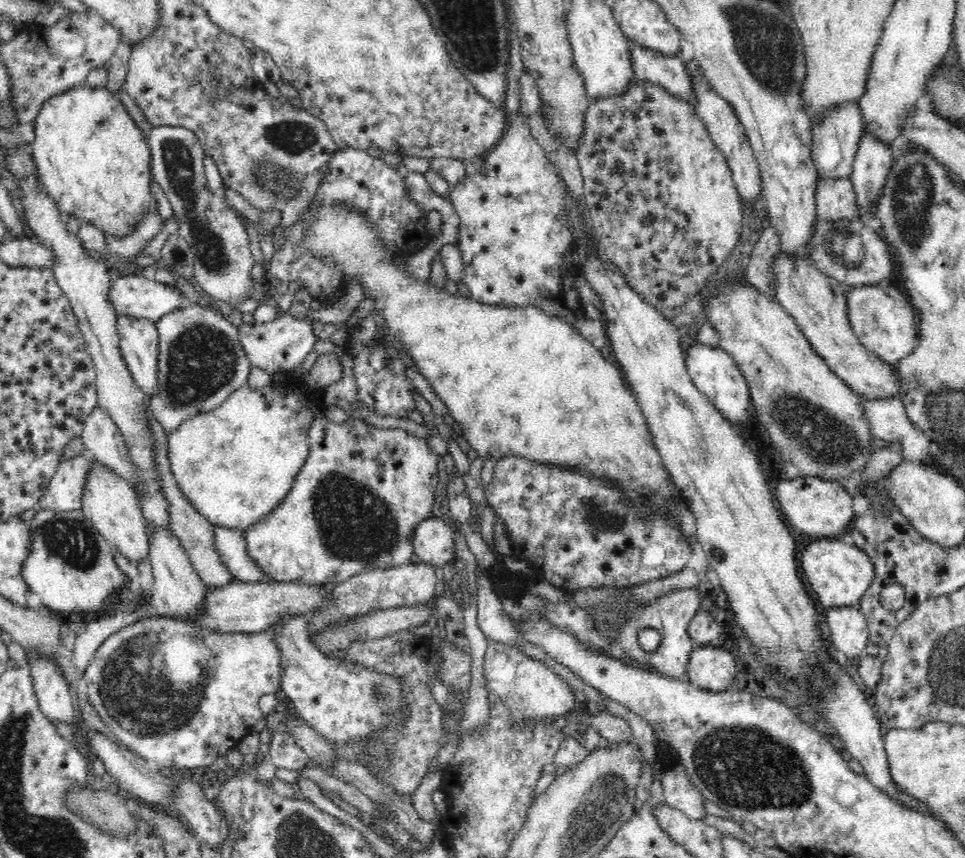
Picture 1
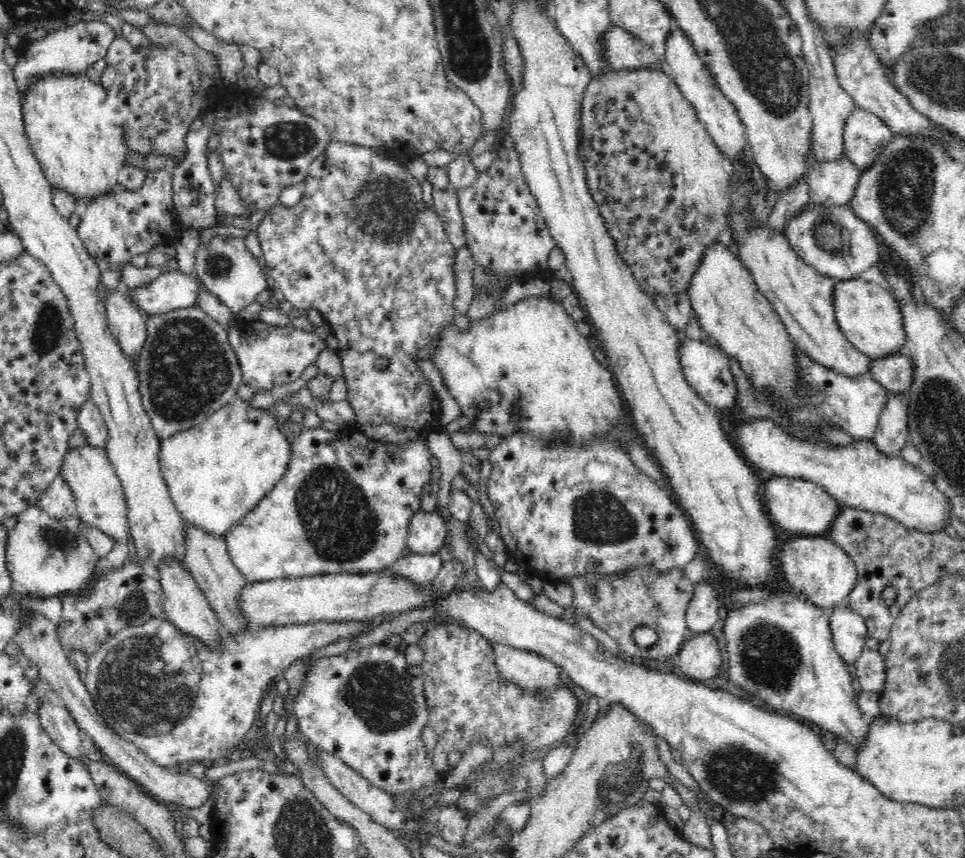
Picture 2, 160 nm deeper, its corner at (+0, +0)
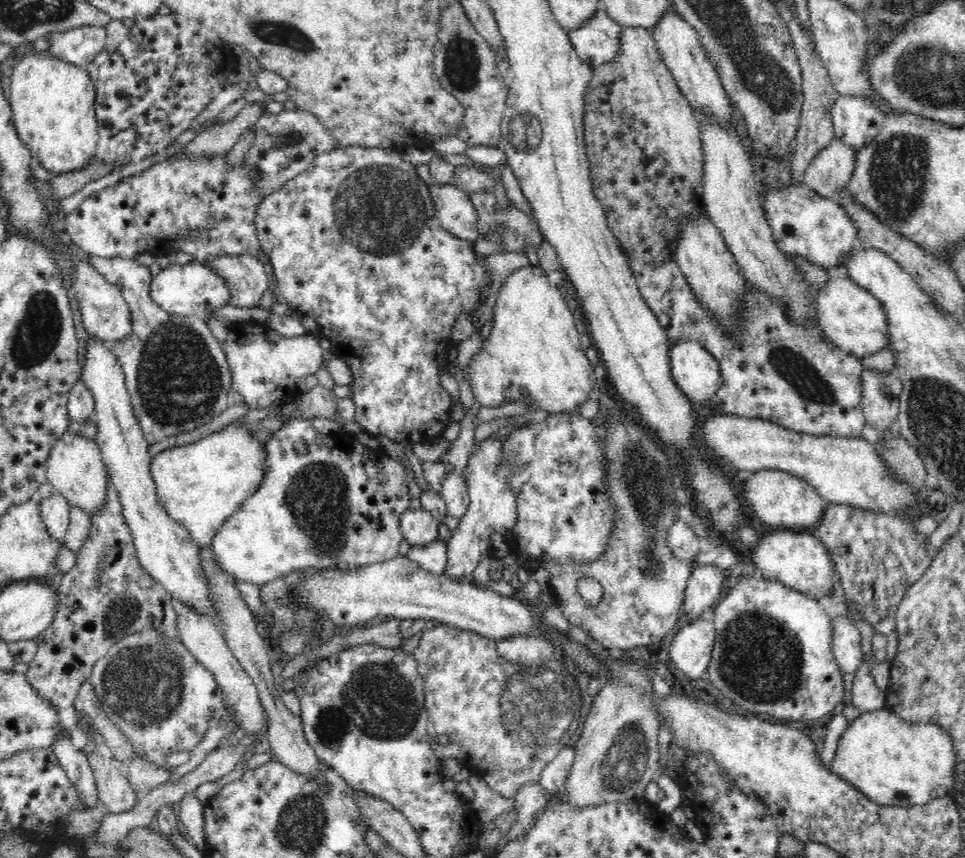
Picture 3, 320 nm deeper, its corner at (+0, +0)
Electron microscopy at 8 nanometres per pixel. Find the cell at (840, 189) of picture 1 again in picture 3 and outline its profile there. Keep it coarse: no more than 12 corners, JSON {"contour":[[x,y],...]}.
{"contour":[[835,137],[804,183],[835,200],[849,189],[855,150]]}

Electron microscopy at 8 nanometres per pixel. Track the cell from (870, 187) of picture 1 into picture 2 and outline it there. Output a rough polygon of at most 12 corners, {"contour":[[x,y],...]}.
{"contour":[[854,107],[846,157],[862,172],[892,142],[890,128]]}

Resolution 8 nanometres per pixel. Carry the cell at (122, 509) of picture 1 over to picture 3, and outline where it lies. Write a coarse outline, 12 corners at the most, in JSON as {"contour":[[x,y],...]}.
{"contour":[[66,429],[50,449],[47,482],[87,513],[106,500],[95,440]]}

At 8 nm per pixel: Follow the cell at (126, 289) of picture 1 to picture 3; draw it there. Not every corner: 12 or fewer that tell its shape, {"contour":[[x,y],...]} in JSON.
{"contour":[[194,261],[151,280],[168,314],[206,314],[230,298],[228,283]]}

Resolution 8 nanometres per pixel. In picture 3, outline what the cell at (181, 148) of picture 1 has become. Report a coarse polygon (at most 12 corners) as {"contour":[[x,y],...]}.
{"contour":[[219,255],[228,303],[258,307],[268,276],[257,257]]}

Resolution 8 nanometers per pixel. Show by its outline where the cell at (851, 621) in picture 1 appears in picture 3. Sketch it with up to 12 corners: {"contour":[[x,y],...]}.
{"contour":[[848,616],[833,622],[838,671],[854,676],[865,660],[861,633]]}

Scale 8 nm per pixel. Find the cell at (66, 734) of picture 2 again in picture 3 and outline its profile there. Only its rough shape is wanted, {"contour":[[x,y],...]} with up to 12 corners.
{"contour":[[65,729],[52,746],[79,801],[94,808],[97,784],[87,755]]}

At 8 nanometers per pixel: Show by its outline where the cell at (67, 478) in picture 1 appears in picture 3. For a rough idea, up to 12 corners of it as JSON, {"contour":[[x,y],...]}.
{"contour":[[60,493],[40,499],[47,533],[64,542],[69,502]]}

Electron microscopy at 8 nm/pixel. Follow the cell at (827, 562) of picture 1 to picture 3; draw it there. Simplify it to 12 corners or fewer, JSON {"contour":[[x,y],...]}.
{"contour":[[778,530],[748,560],[759,576],[814,599],[835,564],[814,534]]}

